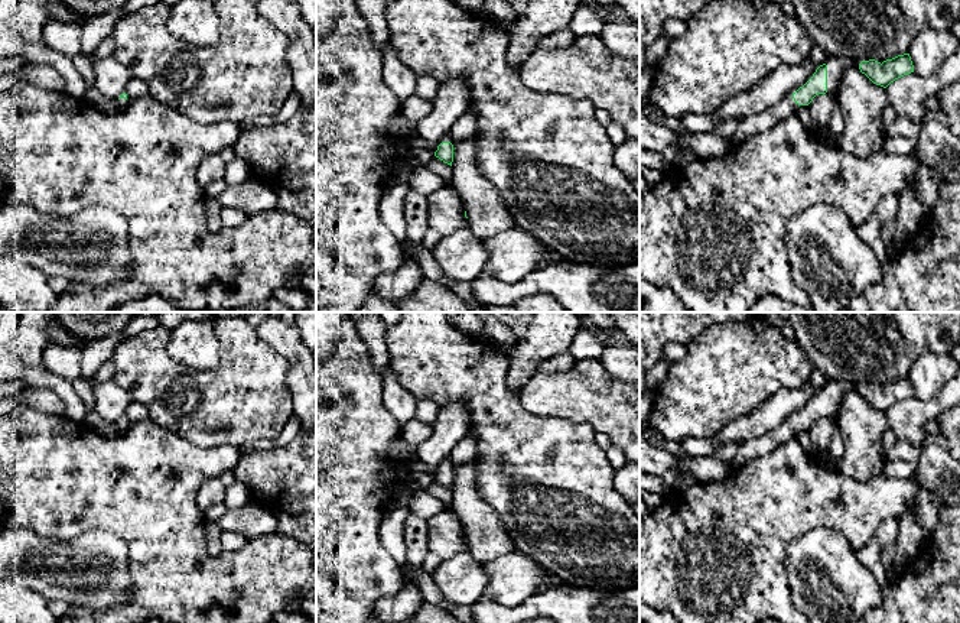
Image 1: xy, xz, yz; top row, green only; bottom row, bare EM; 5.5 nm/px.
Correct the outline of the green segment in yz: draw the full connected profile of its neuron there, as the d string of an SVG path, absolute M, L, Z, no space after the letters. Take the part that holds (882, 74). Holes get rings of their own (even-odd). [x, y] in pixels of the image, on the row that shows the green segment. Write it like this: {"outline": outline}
{"outline": "M909 53L898 55L886 61L829 56L827 61L820 65L808 81L793 93L791 97L782 98L762 113L741 120L733 136L729 139L729 149L742 145L752 136L768 132L778 121L793 113L797 104L808 106L819 94L836 97L842 85L842 78L849 66L858 66L873 84L883 88L895 80L914 72Z"}

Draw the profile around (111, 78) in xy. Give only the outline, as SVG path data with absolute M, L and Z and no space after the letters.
M113 55L101 59L91 59L95 74L95 90L108 100L117 100L123 93L133 74L121 65Z

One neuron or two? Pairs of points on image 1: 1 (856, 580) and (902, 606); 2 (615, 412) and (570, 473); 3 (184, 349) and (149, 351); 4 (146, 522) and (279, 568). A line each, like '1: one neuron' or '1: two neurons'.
1: two neurons
2: two neurons
3: two neurons
4: one neuron

